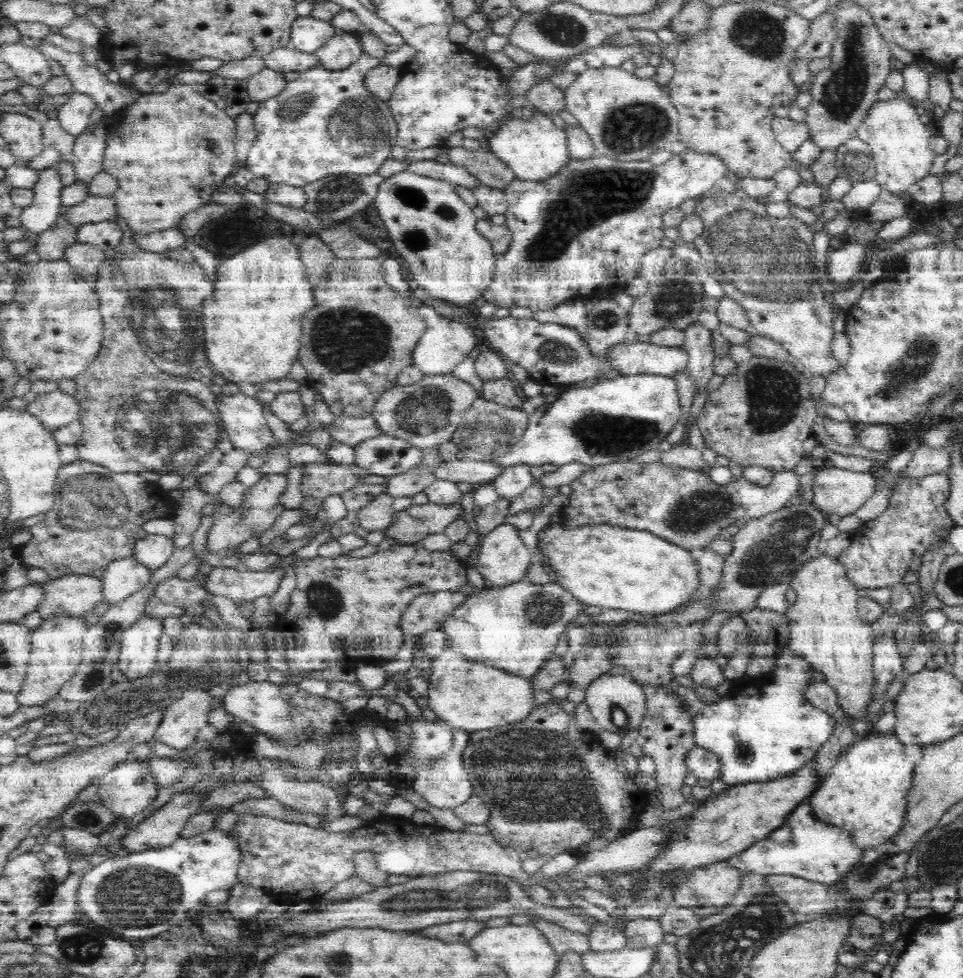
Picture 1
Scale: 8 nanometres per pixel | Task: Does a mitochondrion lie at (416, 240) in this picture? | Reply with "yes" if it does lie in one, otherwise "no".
yes

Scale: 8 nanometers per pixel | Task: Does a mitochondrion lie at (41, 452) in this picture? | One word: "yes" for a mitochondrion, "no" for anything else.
no

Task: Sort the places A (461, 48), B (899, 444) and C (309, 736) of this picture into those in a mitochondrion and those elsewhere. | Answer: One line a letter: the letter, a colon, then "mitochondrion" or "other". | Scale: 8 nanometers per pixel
A: other
B: other
C: other

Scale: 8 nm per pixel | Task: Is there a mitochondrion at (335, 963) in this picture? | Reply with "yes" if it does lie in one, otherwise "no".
yes

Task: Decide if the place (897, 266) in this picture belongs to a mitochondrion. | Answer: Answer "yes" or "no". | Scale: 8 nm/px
no

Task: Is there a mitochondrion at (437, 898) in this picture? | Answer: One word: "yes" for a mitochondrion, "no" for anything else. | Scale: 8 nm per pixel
yes

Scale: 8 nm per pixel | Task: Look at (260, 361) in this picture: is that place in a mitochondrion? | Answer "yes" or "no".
yes

